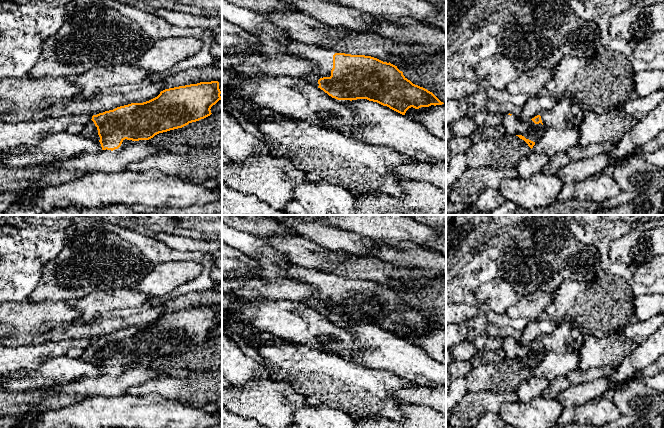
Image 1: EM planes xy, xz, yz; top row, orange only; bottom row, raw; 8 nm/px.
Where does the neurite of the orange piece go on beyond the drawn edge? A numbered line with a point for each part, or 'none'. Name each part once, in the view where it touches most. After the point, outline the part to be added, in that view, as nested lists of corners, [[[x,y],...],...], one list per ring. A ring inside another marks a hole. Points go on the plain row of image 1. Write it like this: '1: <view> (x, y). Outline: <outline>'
1: xz (322, 282). Outline: [[[291,263],[283,267],[288,278],[297,279],[315,289],[315,293],[305,302],[307,306],[318,311],[318,304],[320,302],[331,300],[333,279],[339,276],[332,272],[322,272],[313,268],[306,268]]]

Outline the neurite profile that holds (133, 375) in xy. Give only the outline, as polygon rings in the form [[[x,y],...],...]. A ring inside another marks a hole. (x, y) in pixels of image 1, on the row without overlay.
[[[123,364],[121,370],[113,375],[102,374],[97,378],[83,377],[64,386],[53,386],[50,389],[82,396],[116,397],[124,394],[132,386],[137,386],[157,376],[157,369],[149,364]]]

